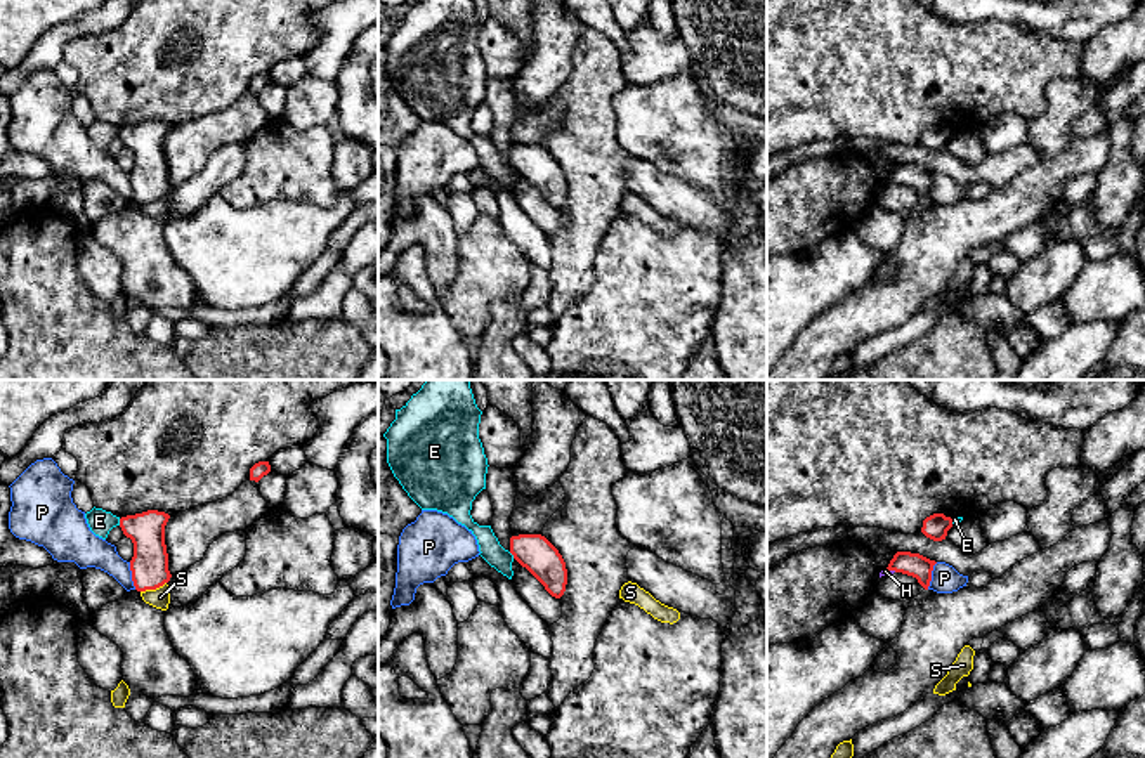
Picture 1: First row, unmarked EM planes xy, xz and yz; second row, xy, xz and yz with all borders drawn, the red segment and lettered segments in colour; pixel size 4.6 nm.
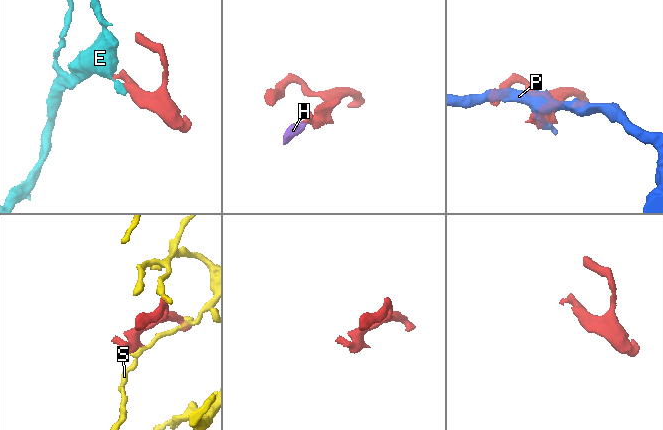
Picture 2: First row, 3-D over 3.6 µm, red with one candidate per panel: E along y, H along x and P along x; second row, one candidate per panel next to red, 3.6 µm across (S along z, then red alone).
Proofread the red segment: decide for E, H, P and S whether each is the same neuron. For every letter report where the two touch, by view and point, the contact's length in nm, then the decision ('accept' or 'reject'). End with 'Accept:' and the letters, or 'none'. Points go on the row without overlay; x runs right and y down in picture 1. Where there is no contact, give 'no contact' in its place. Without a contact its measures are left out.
E: contact xy (120, 134); length 30 nm; reject
H: contact yz (892, 181); length 50 nm; accept
P: contact xy (132, 188); length 130 nm; reject
S: contact xy (153, 200); length 130 nm; reject
Accept: H

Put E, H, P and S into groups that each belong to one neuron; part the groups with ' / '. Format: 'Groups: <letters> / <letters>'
Groups: E / H / P / S

